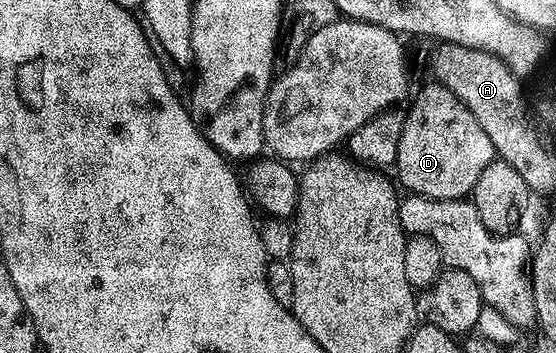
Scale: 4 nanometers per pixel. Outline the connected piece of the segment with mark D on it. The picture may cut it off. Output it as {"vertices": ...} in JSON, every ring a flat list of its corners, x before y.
{"vertices":[[436,80,430,81,430,86,425,86,412,99,413,107,409,114,404,115,403,136,399,136,399,152,395,163,397,170,396,181,406,186,409,194,422,194,424,198,459,198,464,199,472,195,476,181,483,170,495,159,495,151,487,132,479,125,479,120,471,116,471,108,455,96,445,86,440,86]]}

